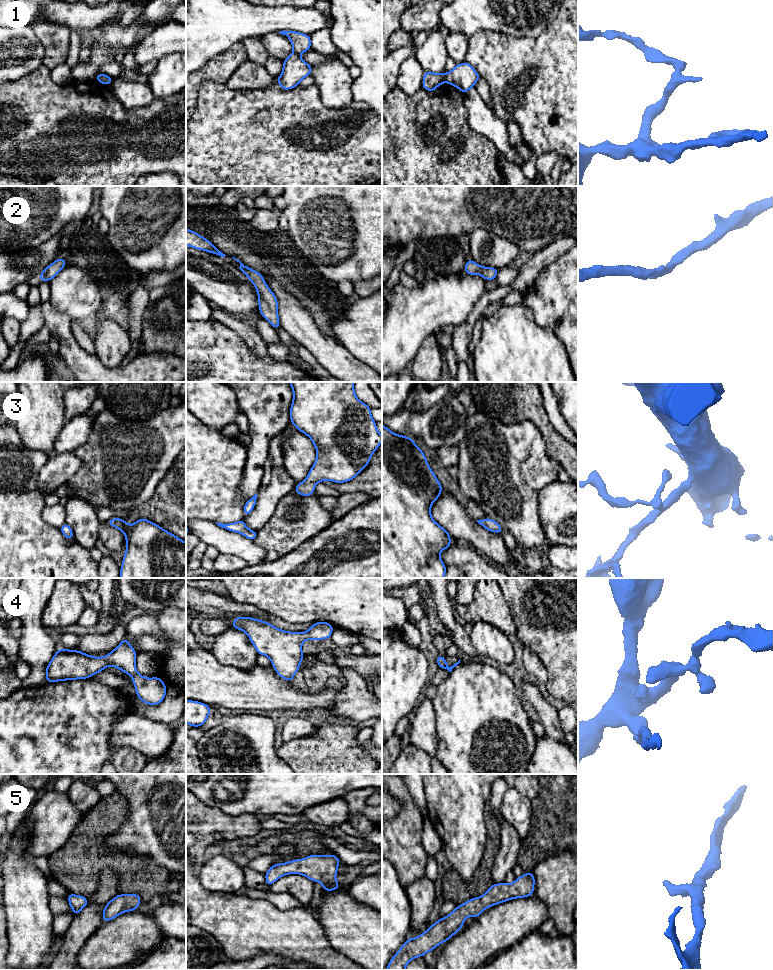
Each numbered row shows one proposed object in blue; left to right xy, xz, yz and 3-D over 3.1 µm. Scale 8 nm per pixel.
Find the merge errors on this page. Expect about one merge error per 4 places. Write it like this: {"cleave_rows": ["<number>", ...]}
{"cleave_rows": ["1"]}

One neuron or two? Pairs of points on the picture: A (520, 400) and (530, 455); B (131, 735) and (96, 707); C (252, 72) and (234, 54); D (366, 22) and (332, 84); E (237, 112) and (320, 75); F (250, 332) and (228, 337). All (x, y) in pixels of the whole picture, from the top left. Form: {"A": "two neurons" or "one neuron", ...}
{"A": "two neurons", "B": "two neurons", "C": "two neurons", "D": "two neurons", "E": "two neurons", "F": "two neurons"}

